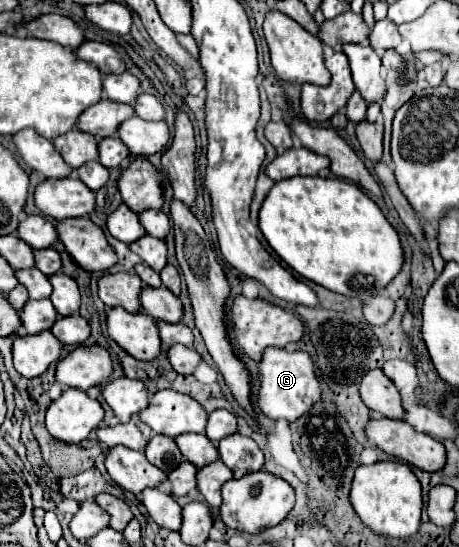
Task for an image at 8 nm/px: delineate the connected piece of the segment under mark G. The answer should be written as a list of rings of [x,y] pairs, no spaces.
[[[267,348],[259,362],[259,392],[257,392],[257,406],[259,410],[271,420],[287,420],[295,422],[303,416],[321,396],[319,380],[315,378],[315,368],[307,352],[295,350],[287,352],[283,348]]]

